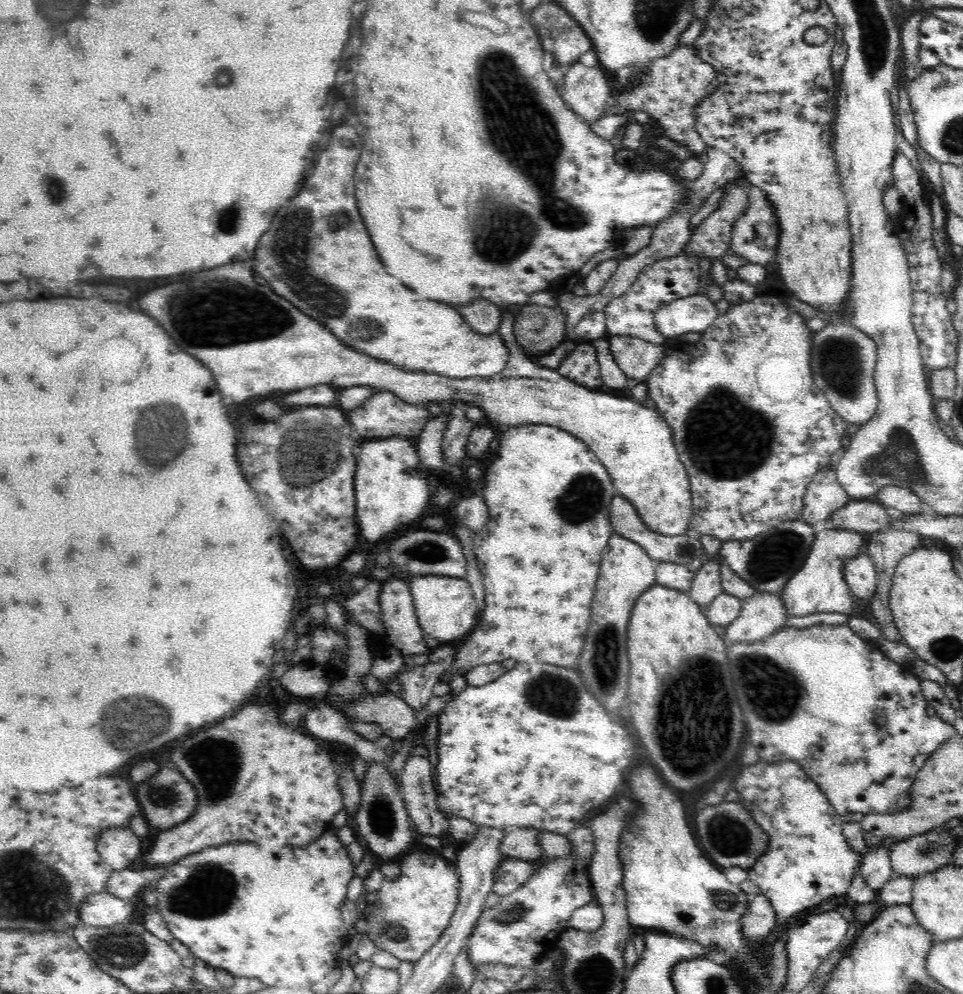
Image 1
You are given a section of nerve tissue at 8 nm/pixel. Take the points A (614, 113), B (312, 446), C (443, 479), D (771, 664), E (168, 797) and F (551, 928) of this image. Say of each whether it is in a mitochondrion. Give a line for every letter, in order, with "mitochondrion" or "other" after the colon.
A: other
B: mitochondrion
C: other
D: mitochondrion
E: mitochondrion
F: other

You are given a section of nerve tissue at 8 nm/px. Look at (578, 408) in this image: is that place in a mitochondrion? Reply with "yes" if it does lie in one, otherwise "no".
no

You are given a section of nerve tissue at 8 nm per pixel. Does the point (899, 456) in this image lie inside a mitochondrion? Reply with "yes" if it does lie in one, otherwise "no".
yes

